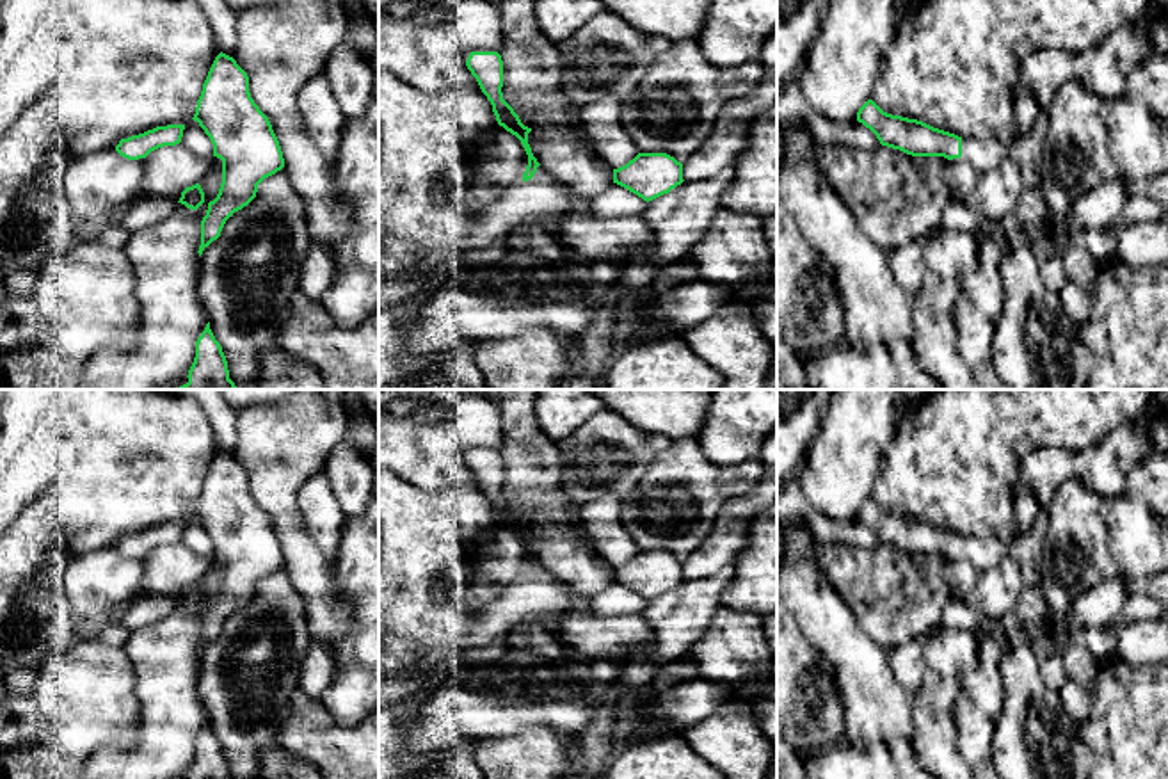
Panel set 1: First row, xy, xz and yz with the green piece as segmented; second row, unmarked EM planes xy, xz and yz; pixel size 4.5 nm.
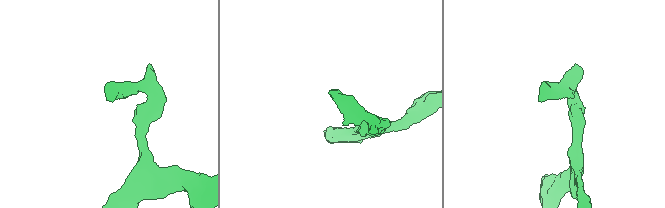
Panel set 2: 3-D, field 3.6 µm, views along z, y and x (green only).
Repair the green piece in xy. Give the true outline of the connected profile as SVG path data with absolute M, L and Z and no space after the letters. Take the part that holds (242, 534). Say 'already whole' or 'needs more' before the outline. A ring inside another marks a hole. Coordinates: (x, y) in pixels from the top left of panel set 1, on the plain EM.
already whole; M222 450L208 470L192 518L210 535L213 555L222 558L219 592L201 619L201 655L226 619L256 596L258 583L284 566L284 557L268 516L251 496L247 471Z

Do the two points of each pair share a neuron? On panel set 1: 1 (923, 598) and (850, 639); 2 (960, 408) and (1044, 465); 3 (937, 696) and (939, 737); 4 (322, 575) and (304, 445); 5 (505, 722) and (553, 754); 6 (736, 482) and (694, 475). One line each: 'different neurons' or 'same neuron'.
1: different neurons
2: different neurons
3: same neuron
4: same neuron
5: different neurons
6: same neuron

